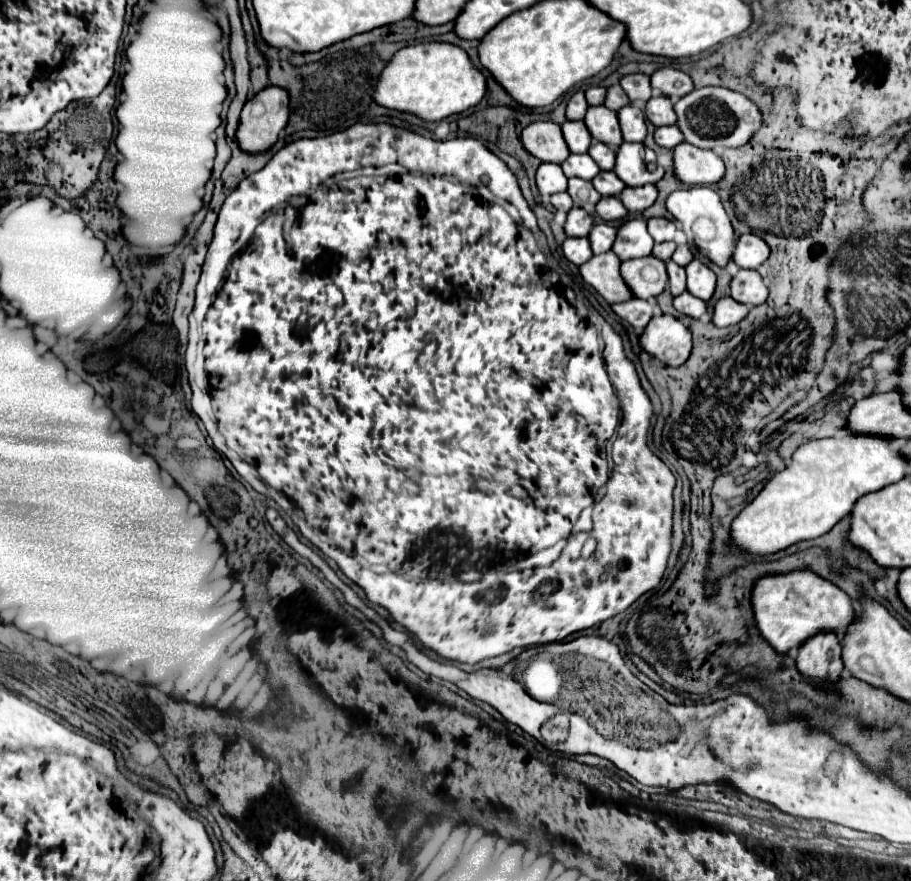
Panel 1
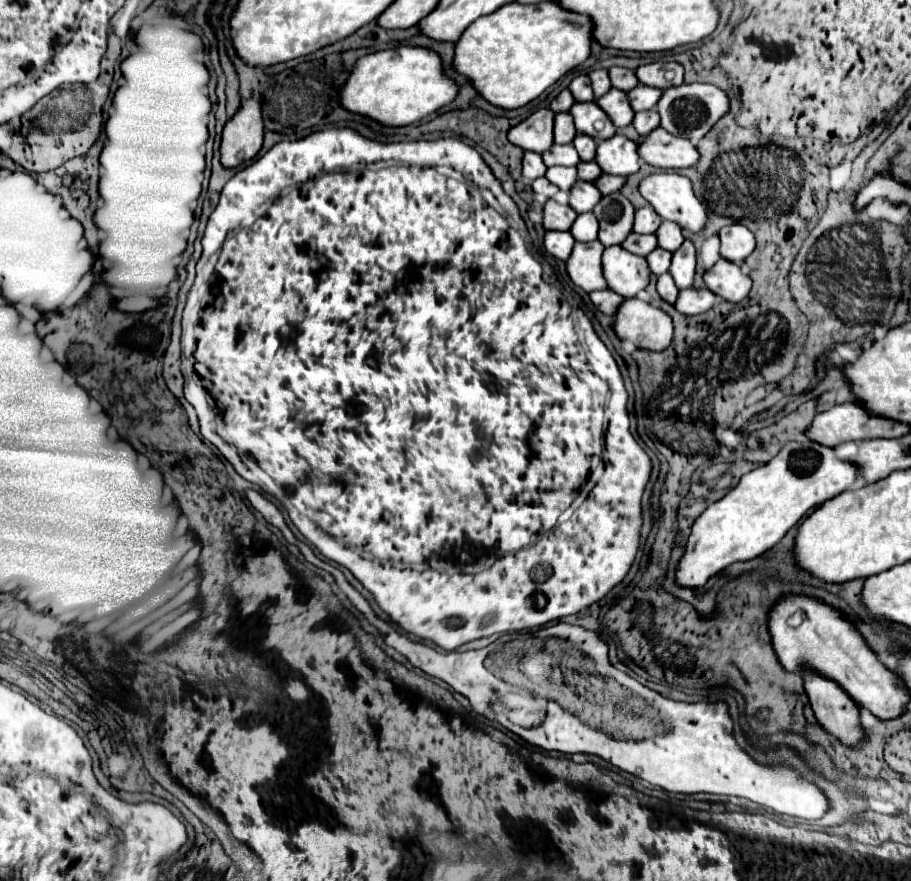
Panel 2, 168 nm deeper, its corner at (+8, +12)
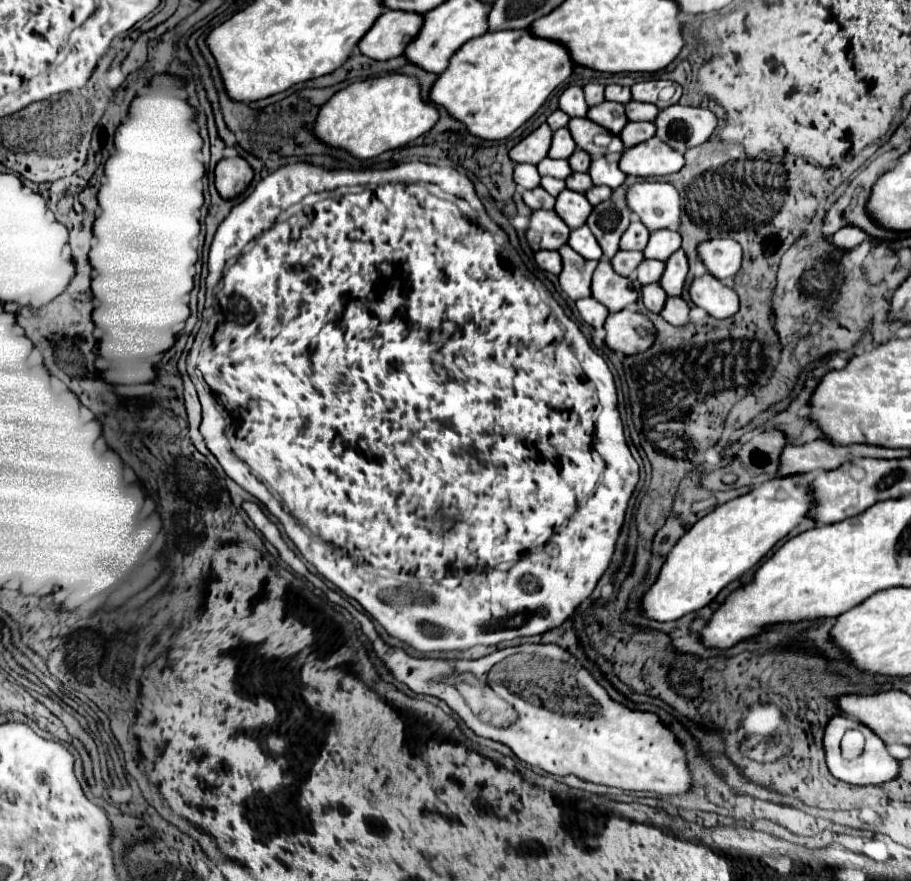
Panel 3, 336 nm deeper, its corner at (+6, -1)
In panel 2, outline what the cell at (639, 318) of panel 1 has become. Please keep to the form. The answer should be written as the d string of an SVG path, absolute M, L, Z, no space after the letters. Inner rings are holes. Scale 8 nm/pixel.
M604 289L604 291L592 291L590 293L590 299L592 303L606 315L614 315L616 309L622 305L624 297L620 297L618 293L610 291L610 289Z

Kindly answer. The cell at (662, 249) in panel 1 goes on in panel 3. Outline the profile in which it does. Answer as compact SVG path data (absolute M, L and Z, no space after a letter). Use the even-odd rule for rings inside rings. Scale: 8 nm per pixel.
M620 250L614 258L610 258L610 264L612 264L612 268L614 268L616 274L628 278L628 276L634 274L636 266L642 260L644 260L644 254L642 252L624 252L624 250Z

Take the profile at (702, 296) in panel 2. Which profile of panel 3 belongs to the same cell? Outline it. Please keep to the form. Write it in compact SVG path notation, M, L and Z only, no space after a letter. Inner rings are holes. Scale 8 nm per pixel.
M666 298L660 316L674 326L684 326L688 322L688 304L682 298Z

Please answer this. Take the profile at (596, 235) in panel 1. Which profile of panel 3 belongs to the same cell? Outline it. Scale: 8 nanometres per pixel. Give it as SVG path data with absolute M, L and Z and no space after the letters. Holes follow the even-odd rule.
M588 226L572 230L570 238L568 238L568 246L574 248L586 260L600 260L602 258L602 250Z

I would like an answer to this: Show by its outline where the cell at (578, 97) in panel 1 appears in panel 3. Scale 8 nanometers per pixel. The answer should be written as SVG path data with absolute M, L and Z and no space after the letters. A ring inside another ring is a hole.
M556 110L556 112L552 112L550 116L548 116L548 126L552 128L552 130L558 130L558 128L564 128L566 124L568 124L568 120L570 120L570 116L568 114L564 114L562 110Z

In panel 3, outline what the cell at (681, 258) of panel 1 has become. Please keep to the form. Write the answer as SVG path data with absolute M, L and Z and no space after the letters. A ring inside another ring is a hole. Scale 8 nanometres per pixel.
M668 228L654 230L650 232L650 240L644 248L644 258L656 258L656 260L666 260L674 250L680 248L680 234Z

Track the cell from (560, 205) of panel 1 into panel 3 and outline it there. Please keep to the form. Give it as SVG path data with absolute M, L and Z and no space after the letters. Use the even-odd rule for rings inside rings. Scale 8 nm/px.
M542 188L526 190L526 192L522 194L522 200L526 202L526 206L528 206L530 210L538 210L538 208L552 210L552 208L554 208L554 202L556 202L556 200L554 200L546 190L542 190Z

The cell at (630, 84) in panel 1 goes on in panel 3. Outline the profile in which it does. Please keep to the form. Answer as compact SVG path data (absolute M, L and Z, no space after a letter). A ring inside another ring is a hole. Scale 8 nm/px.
M616 84L606 86L606 100L610 100L610 102L620 102L620 104L628 104L628 102L632 100L630 88L626 88L626 86L616 86Z

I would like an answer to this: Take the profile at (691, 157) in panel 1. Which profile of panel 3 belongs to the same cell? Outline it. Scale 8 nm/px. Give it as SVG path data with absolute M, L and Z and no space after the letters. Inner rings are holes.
M654 136L624 150L618 166L628 176L666 176L684 166L684 156Z

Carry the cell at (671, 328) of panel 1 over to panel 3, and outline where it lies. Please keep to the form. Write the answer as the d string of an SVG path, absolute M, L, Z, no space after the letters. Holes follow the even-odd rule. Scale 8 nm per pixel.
M620 310L606 318L606 346L626 356L646 352L656 340L654 324L640 312Z

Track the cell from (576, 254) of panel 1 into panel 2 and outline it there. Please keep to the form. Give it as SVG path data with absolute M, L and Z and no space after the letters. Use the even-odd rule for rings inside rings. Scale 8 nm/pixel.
M548 231L544 237L544 247L550 255L554 255L556 259L566 261L568 255L572 253L576 239L572 237L570 231Z

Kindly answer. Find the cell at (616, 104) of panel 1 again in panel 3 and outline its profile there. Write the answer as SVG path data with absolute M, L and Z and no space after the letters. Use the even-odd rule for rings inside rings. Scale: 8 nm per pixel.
M588 84L588 86L584 86L584 98L586 98L588 106L600 104L604 100L604 86L600 86L600 84Z

